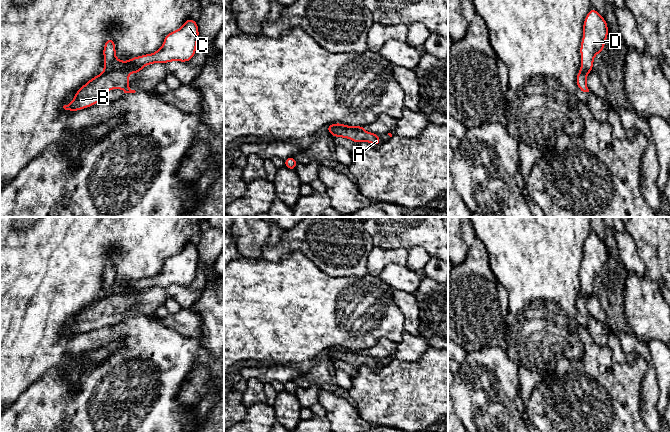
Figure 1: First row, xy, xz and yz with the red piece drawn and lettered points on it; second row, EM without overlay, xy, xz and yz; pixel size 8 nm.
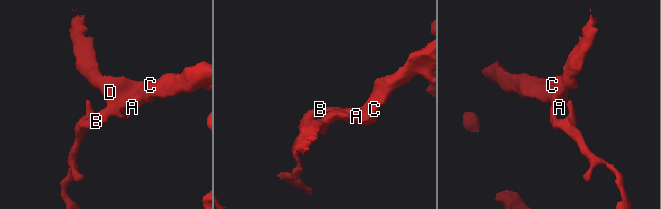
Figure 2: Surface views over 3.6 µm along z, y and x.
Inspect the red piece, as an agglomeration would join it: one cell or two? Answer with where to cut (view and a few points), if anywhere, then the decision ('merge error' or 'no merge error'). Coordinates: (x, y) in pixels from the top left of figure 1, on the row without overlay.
cut in xy along (140, 292), (104, 295); merge error

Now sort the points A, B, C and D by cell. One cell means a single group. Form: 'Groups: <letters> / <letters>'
Groups: A C D / B

